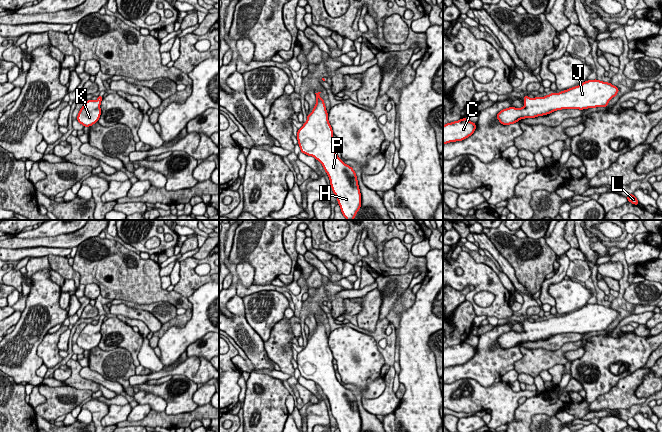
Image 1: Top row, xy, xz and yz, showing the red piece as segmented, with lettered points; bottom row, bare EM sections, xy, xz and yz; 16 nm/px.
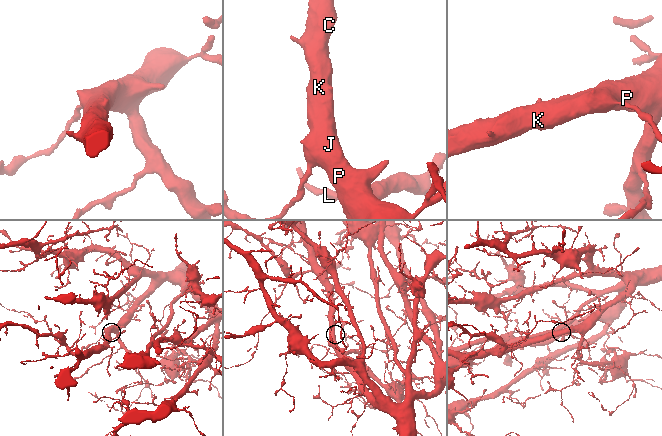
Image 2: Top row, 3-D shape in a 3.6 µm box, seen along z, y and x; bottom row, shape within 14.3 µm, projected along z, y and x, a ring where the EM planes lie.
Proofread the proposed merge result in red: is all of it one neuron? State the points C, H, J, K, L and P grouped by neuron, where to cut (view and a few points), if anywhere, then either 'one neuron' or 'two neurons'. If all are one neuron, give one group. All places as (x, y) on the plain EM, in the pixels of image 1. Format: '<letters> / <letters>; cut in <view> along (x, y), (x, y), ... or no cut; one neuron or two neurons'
C H J K L P; no cut; one neuron

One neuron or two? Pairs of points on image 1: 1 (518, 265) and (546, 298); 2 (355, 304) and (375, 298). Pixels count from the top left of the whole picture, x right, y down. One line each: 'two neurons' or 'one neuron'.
1: two neurons
2: two neurons

